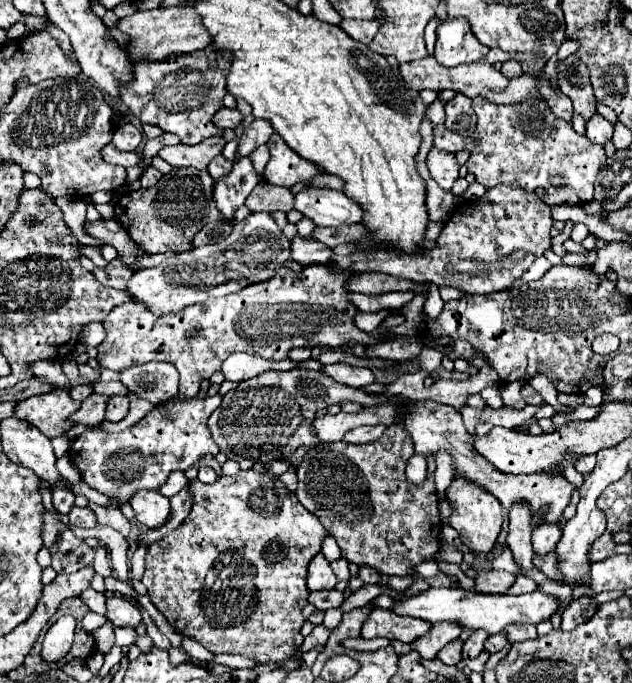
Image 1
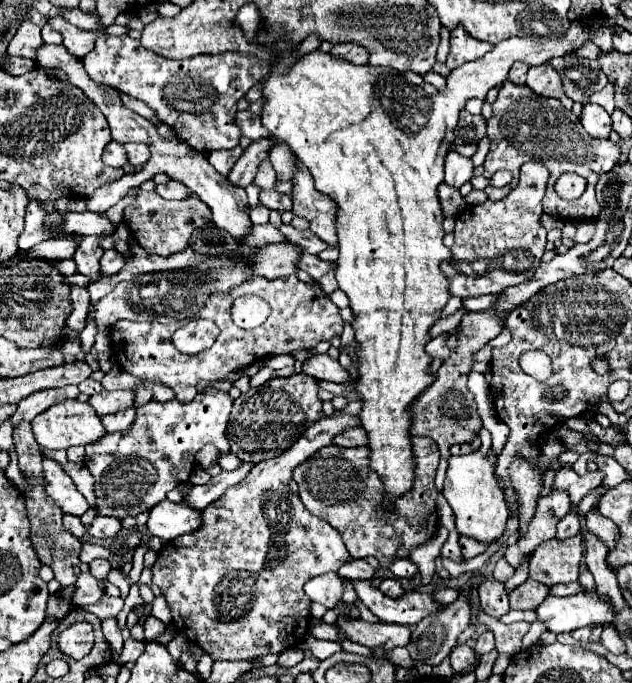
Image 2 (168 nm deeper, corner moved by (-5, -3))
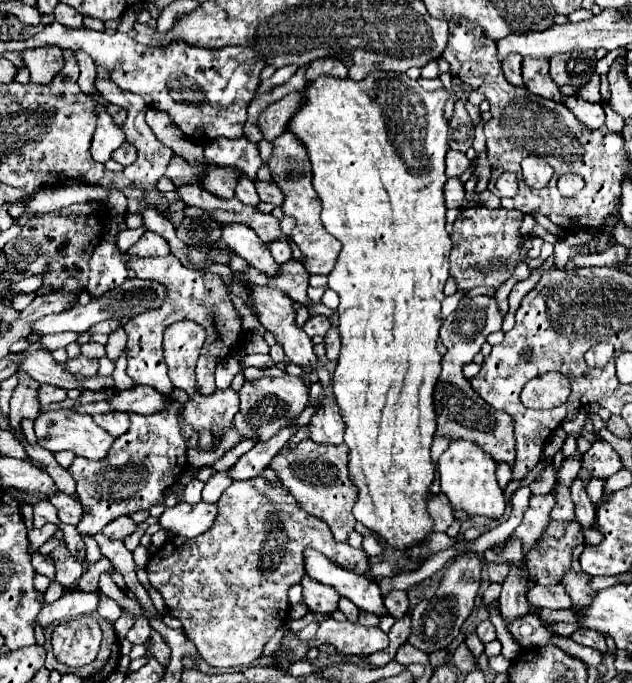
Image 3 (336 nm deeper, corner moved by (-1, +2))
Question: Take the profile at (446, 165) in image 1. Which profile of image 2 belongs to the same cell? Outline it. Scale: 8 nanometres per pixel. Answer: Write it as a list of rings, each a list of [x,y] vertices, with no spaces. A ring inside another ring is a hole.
[[[448,151],[448,157],[444,161],[444,173],[446,173],[444,183],[452,185],[454,189],[460,189],[464,183],[470,181],[472,169],[474,169],[474,165],[468,157],[462,157],[456,151]]]

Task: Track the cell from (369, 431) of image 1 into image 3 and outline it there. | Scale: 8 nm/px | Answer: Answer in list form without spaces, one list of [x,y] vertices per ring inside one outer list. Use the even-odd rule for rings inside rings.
[[[322,398],[322,402],[318,404],[316,414],[310,418],[308,424],[308,432],[310,432],[310,440],[318,442],[318,444],[342,444],[344,442],[344,420],[338,412],[334,398]]]

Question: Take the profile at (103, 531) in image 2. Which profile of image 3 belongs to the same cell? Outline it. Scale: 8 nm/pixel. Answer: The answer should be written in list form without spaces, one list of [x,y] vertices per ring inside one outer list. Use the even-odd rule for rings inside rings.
[[[120,516],[120,518],[112,520],[102,532],[104,532],[104,536],[108,536],[112,540],[124,540],[126,536],[136,532],[136,522],[128,516]]]

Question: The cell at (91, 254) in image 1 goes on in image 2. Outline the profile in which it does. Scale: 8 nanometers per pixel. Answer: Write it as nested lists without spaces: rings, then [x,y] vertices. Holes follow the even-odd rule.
[[[64,237],[64,239],[48,239],[42,241],[40,245],[32,247],[27,251],[19,250],[17,255],[26,255],[26,257],[42,257],[42,259],[52,259],[52,261],[62,261],[62,259],[70,259],[76,253],[76,241],[72,237]]]

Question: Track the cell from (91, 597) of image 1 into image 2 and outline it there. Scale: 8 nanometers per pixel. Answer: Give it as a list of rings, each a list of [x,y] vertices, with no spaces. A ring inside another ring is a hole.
[[[80,573],[78,581],[76,581],[76,593],[72,603],[78,603],[80,607],[88,607],[94,605],[96,601],[100,601],[100,597],[104,595],[104,591],[98,587],[98,579],[92,577],[90,573]]]

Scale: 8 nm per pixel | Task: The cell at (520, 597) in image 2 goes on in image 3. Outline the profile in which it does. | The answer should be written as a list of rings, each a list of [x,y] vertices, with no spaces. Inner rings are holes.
[[[536,584],[530,592],[528,592],[528,600],[540,608],[552,608],[552,610],[568,610],[572,608],[572,600],[568,596],[568,592],[564,590],[562,584],[556,586],[540,586]]]

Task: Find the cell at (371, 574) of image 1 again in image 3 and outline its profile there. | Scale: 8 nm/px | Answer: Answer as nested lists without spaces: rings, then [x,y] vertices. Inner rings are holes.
[[[390,592],[386,598],[384,598],[384,606],[388,608],[388,614],[392,618],[402,618],[408,614],[408,596],[406,592]]]

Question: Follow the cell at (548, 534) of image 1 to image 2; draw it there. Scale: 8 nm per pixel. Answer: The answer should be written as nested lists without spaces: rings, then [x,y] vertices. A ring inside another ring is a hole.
[[[568,513],[564,519],[560,519],[558,523],[558,531],[556,531],[556,539],[568,539],[568,537],[574,537],[578,535],[580,531],[580,519],[576,513]]]

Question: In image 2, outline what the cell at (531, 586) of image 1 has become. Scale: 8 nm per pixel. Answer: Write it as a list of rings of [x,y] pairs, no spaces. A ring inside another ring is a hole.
[[[574,581],[574,583],[564,583],[564,585],[552,585],[548,591],[550,595],[574,595],[580,591],[580,583]]]

